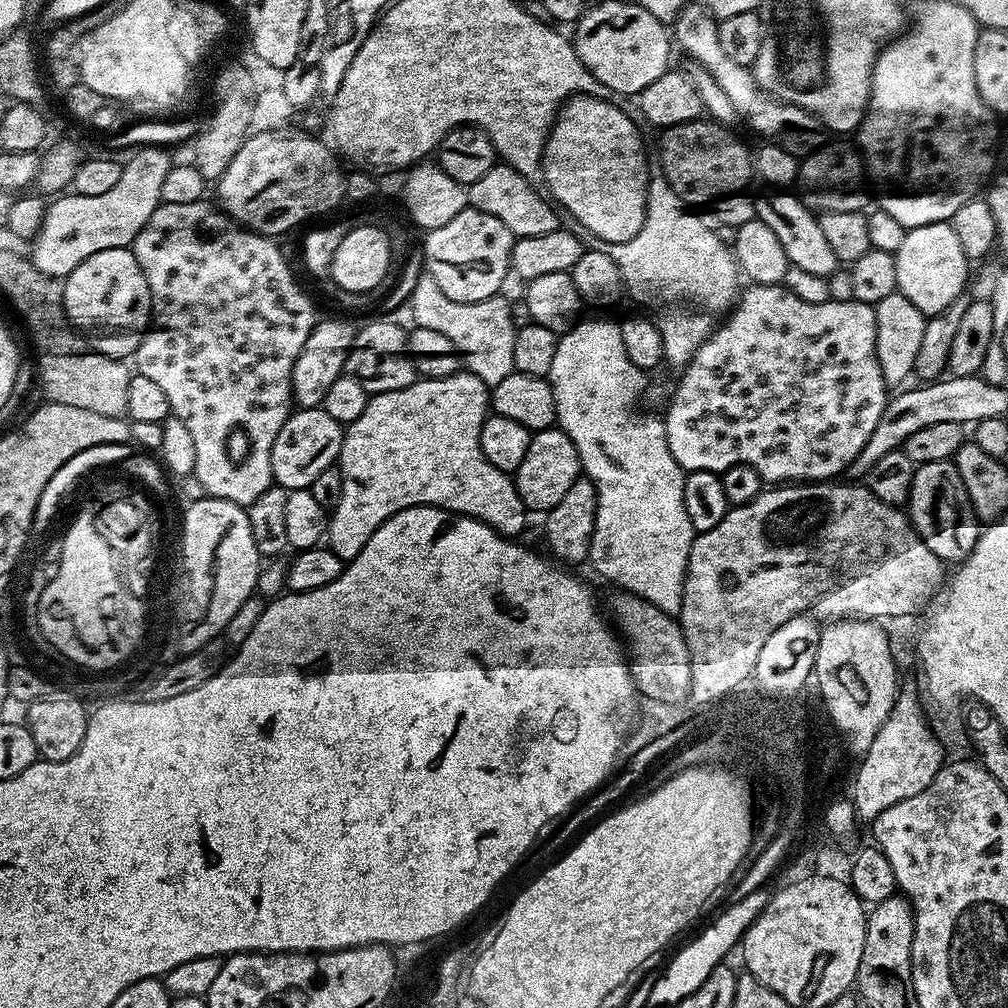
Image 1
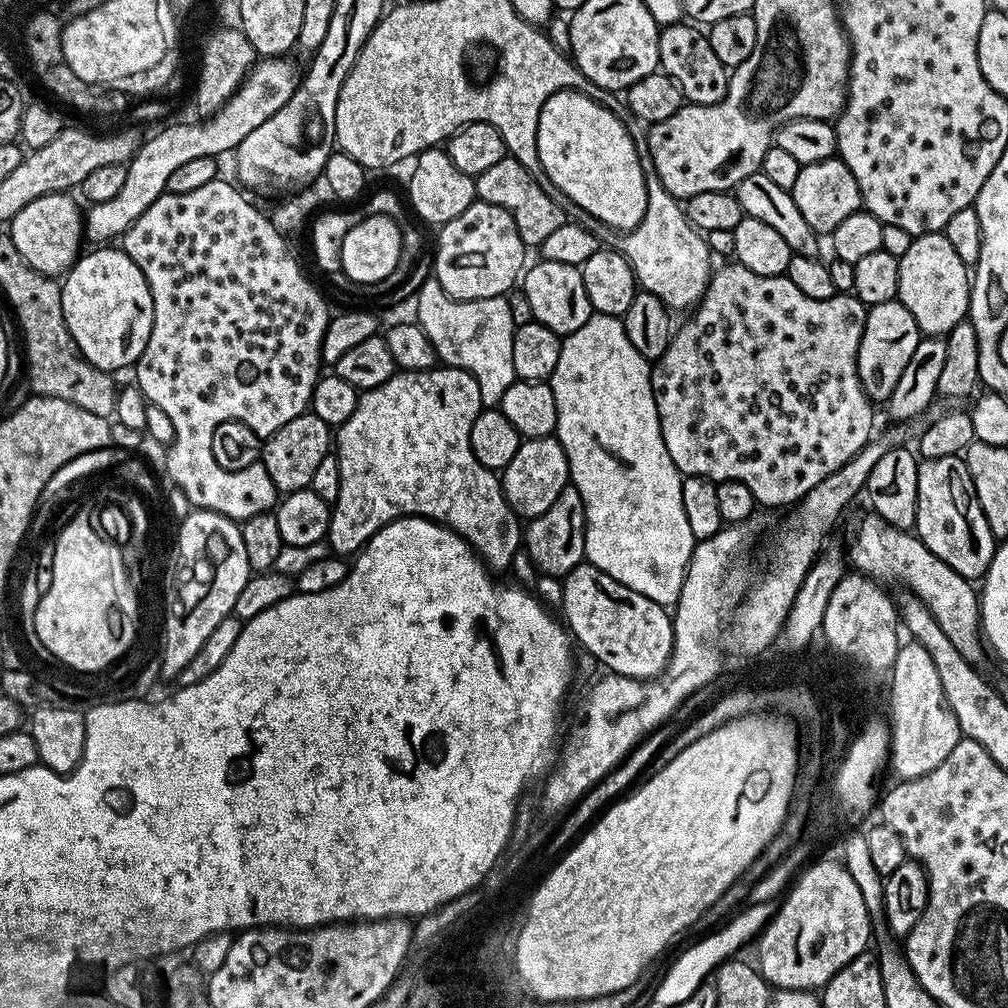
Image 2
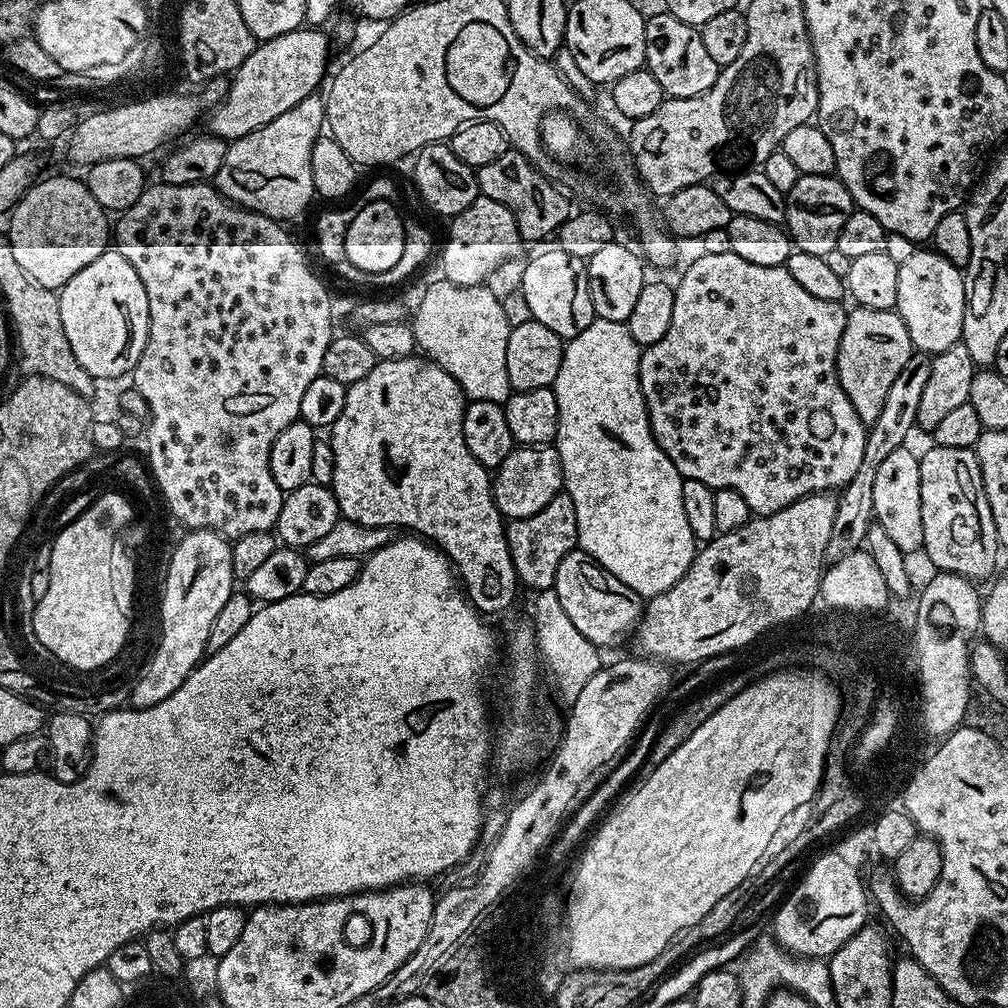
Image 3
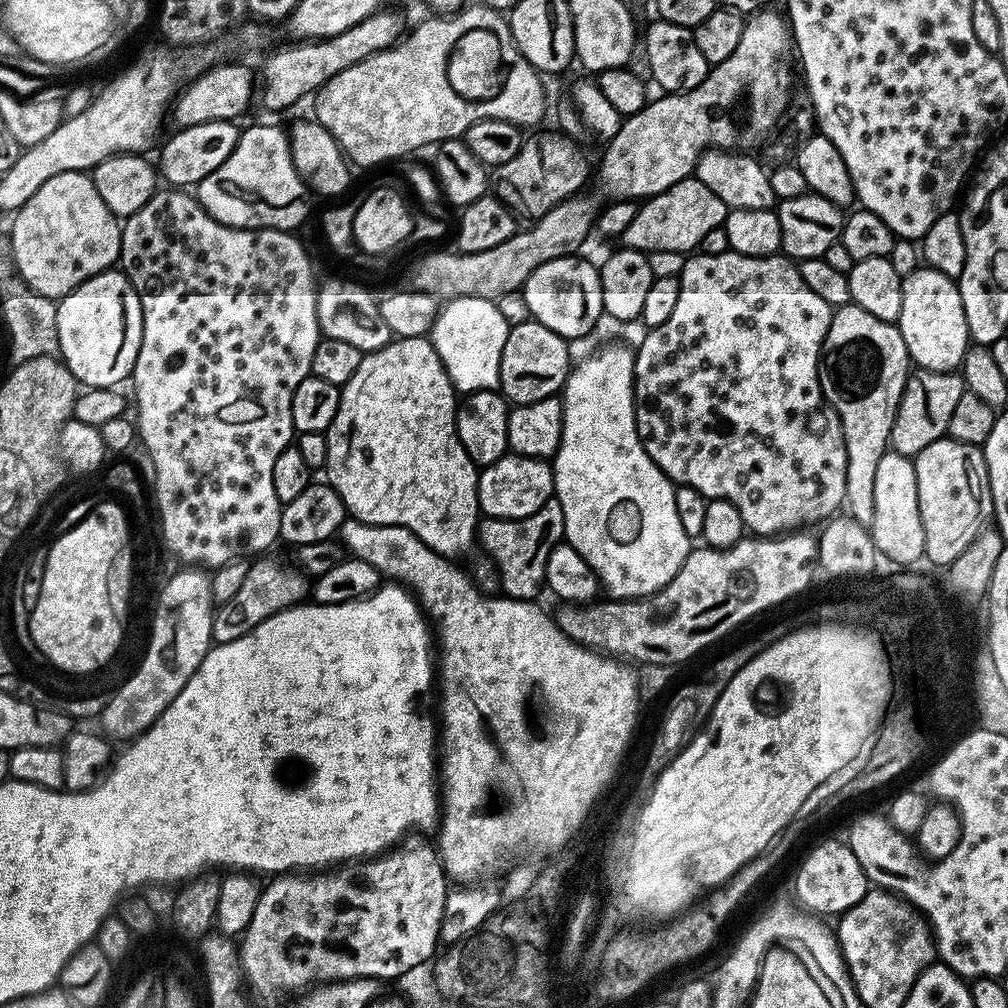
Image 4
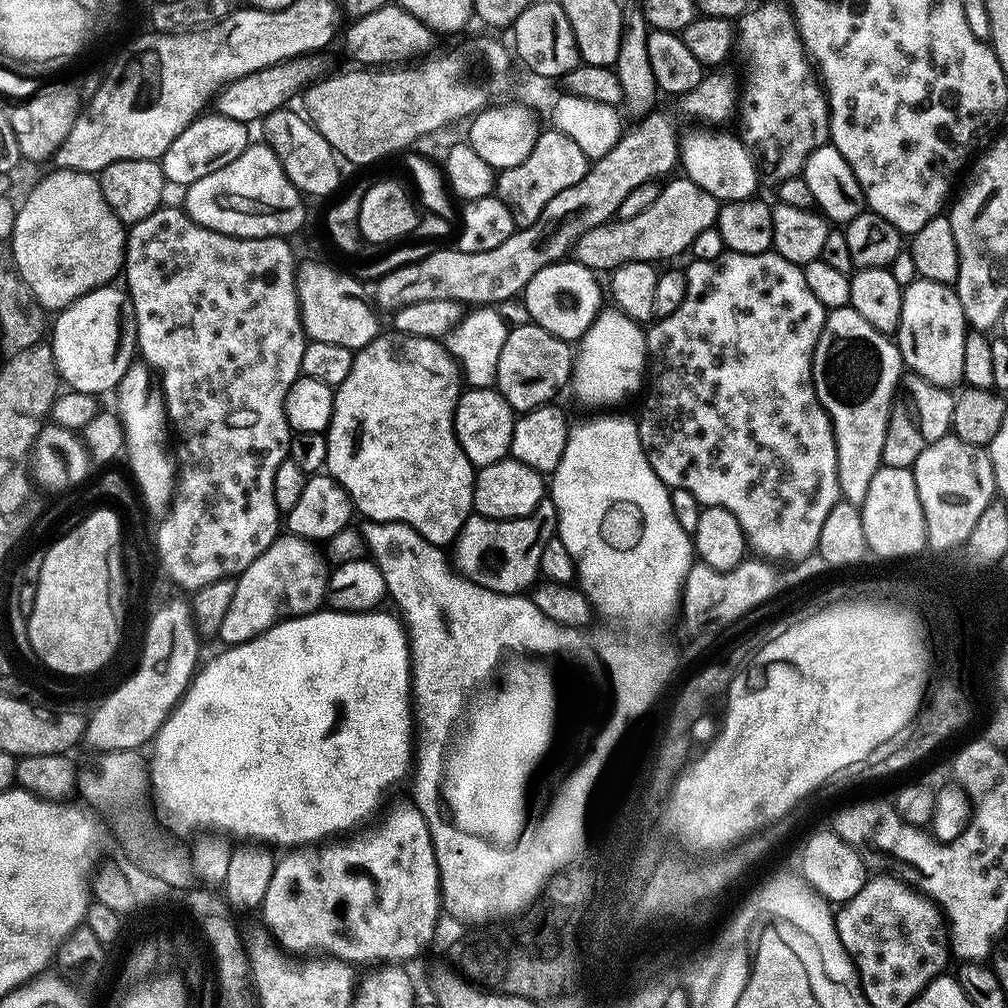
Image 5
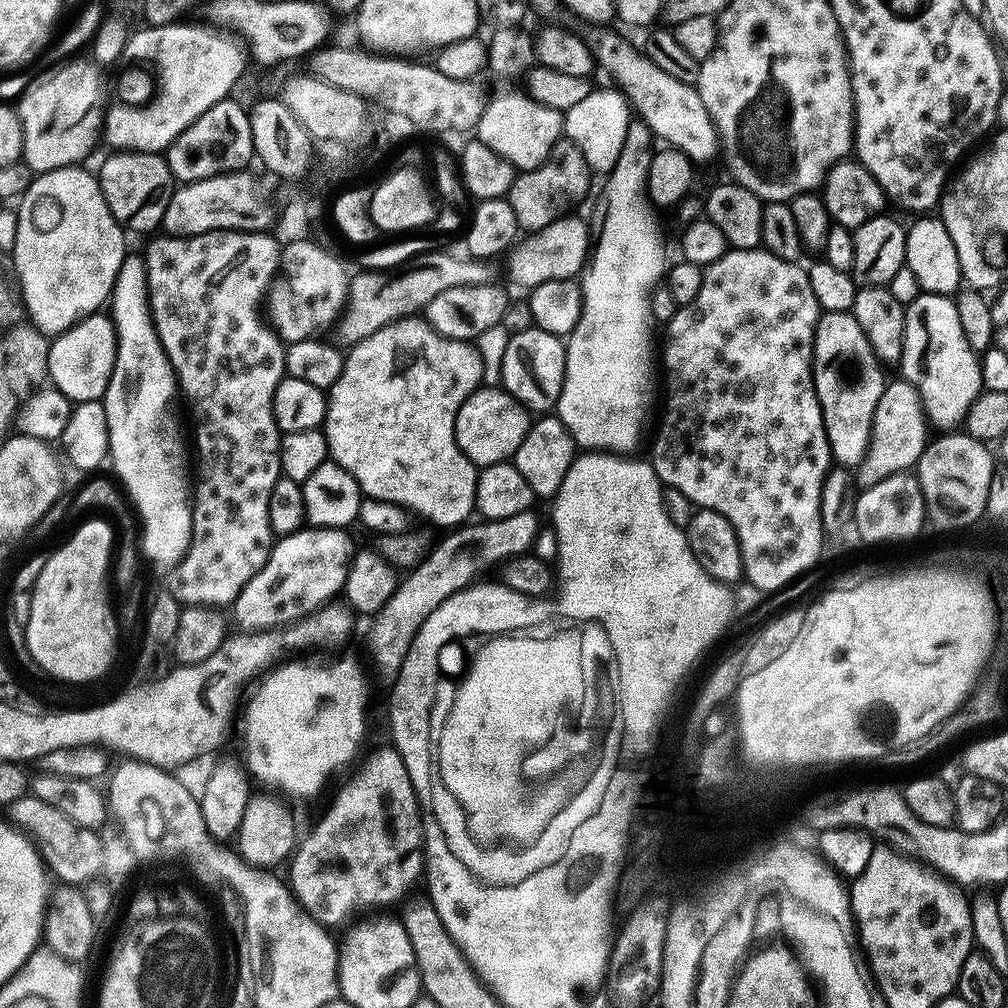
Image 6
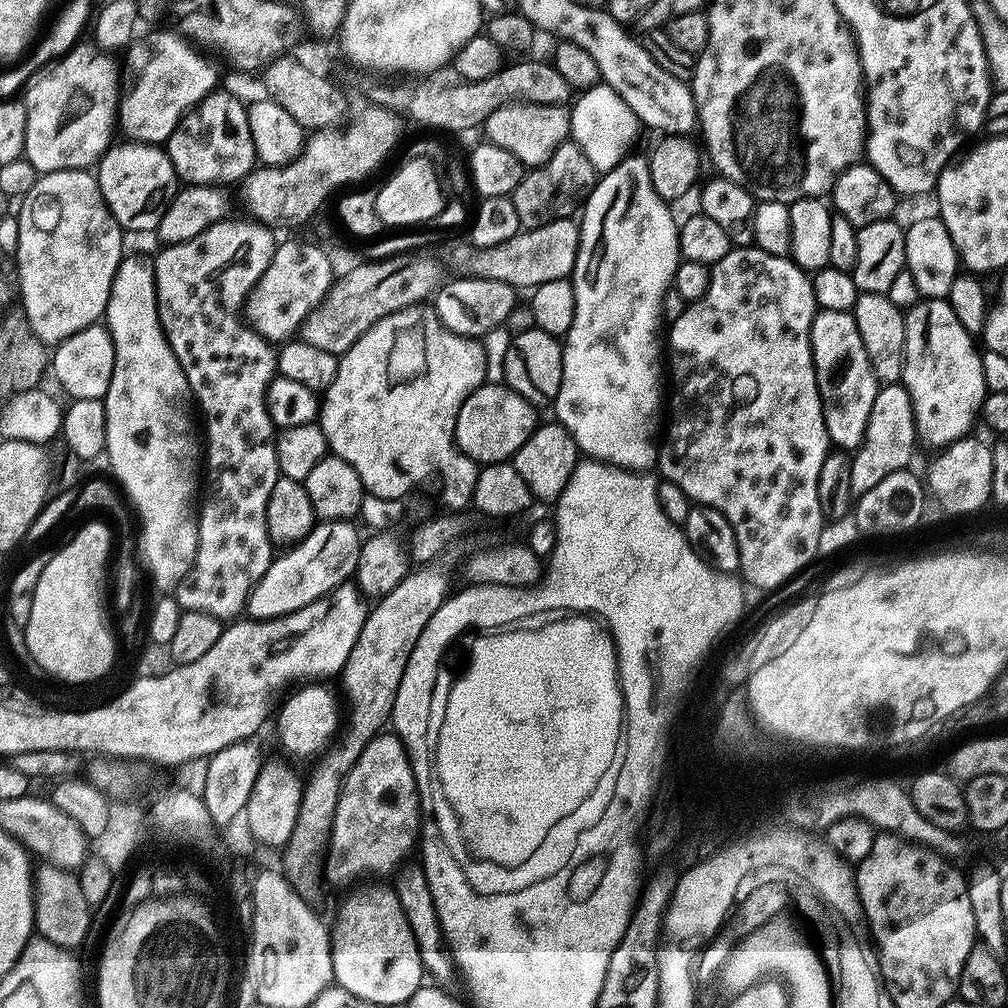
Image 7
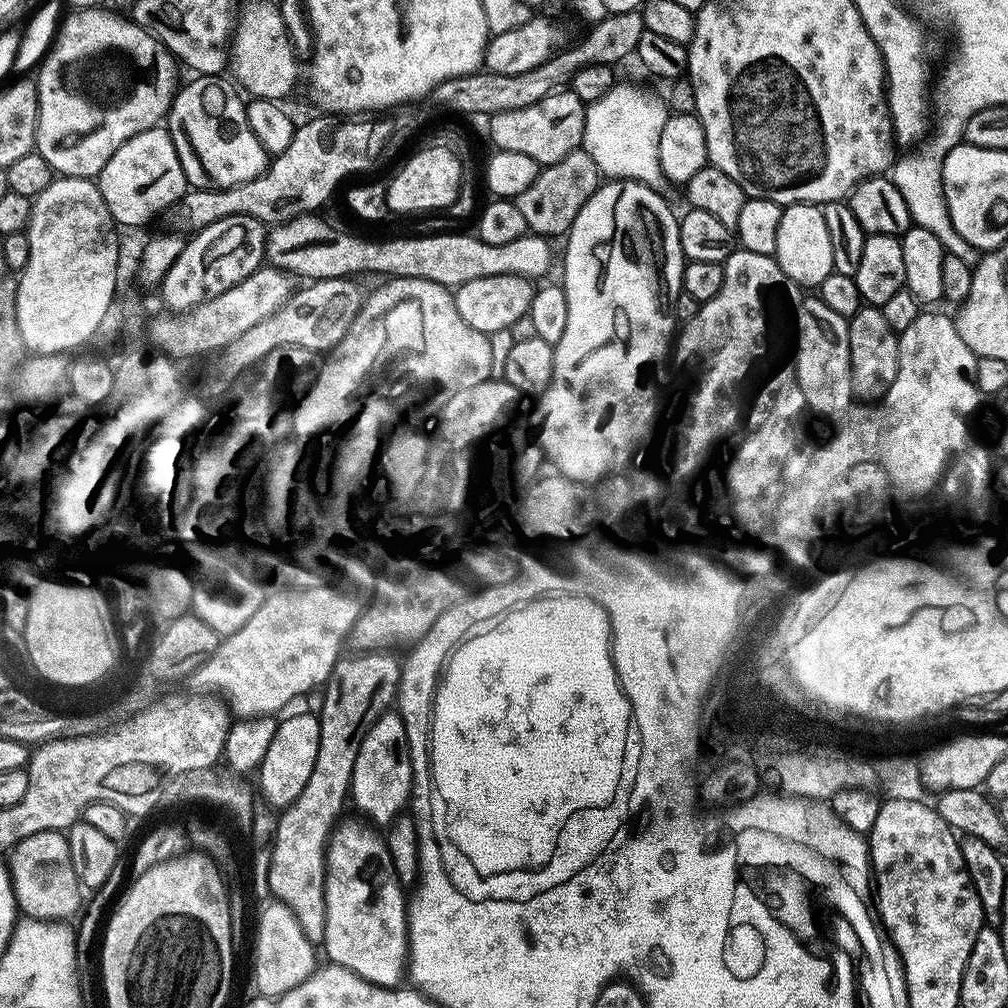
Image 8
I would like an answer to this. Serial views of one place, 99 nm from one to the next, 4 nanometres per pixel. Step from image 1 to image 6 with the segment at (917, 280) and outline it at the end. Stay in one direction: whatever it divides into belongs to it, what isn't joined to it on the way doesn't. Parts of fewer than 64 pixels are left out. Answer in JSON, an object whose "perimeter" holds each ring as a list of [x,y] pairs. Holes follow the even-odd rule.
{"perimeter":[[[926,292],[907,305],[904,310],[904,352],[900,355],[898,368],[901,368],[903,379],[913,384],[920,400],[924,403],[926,415],[933,425],[940,430],[948,430],[951,424],[959,425],[968,415],[968,408],[980,396],[980,361],[977,353],[972,351],[966,334],[962,334],[962,322],[958,322],[958,310],[955,299],[947,296],[935,296]]]}

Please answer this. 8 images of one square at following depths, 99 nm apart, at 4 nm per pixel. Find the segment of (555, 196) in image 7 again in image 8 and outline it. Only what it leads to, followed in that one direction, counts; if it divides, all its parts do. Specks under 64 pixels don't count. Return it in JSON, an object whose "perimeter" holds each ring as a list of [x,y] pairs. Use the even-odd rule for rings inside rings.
{"perimeter":[[[577,150],[566,154],[566,158],[558,162],[543,165],[534,182],[530,182],[530,186],[526,186],[526,190],[515,197],[515,202],[518,210],[522,210],[522,218],[526,218],[529,233],[545,238],[563,237],[571,232],[572,224],[578,218],[582,206],[586,206],[586,202],[601,183],[602,174],[594,158],[590,158],[588,152]]]}

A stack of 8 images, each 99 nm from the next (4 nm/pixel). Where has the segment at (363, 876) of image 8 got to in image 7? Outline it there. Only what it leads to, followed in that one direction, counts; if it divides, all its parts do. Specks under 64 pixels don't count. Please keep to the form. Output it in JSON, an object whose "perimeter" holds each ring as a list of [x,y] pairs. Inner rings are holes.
{"perimeter":[[[368,884],[357,892],[352,892],[344,900],[340,913],[336,916],[336,925],[331,925],[332,974],[335,983],[345,988],[350,994],[378,1006],[396,1004],[403,1006],[406,1001],[422,987],[423,976],[426,976],[424,962],[420,958],[420,948],[414,934],[402,914],[402,906],[396,897],[395,887],[384,884]]]}

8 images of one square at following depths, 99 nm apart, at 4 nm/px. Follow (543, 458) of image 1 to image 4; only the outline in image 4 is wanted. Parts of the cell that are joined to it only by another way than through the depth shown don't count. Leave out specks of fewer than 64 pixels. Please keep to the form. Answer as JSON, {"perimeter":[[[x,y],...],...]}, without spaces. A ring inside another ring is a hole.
{"perimeter":[[[505,454],[498,458],[498,462],[483,465],[479,469],[480,477],[478,478],[478,506],[485,517],[493,520],[521,520],[527,516],[532,516],[546,502],[553,499],[556,483],[552,473],[552,465],[548,460],[539,460],[529,456],[518,456],[515,454]]]}

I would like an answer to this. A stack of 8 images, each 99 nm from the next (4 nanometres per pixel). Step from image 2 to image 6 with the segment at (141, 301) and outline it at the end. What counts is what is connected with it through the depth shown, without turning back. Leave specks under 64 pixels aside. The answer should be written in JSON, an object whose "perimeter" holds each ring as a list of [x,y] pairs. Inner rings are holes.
{"perimeter":[[[108,314],[85,316],[65,332],[59,333],[48,345],[48,375],[51,383],[73,402],[100,400],[108,388],[115,361],[116,326]]]}

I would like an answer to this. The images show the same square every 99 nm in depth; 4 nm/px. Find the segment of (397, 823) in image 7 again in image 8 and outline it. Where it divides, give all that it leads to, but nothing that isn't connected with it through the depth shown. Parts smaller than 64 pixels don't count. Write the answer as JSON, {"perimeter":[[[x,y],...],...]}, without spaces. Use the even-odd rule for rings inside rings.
{"perimeter":[[[389,710],[383,712],[381,716],[376,719],[374,726],[370,726],[370,730],[362,738],[362,746],[358,750],[358,758],[354,762],[350,800],[351,803],[356,803],[374,823],[387,826],[409,807],[411,799],[412,755],[408,749],[406,726],[399,711]]]}

